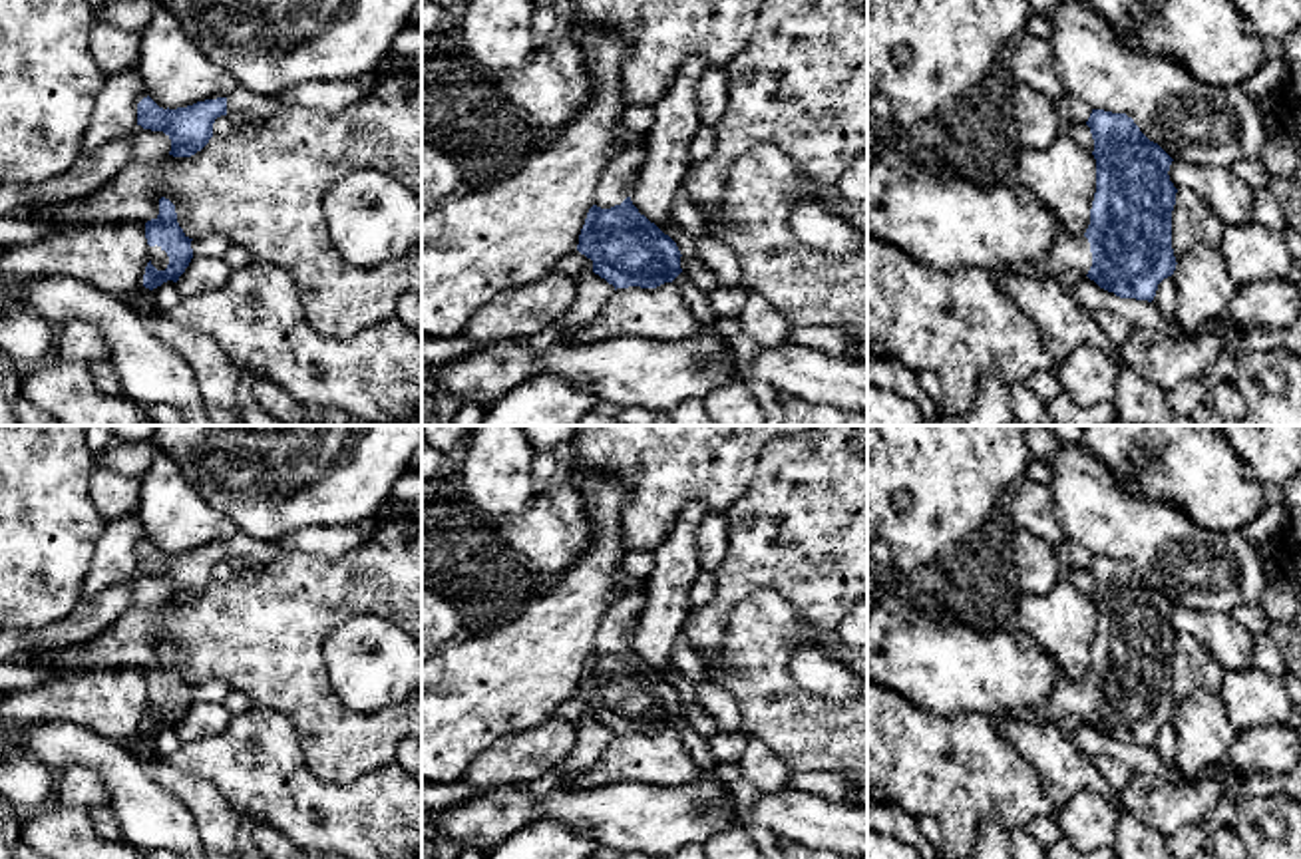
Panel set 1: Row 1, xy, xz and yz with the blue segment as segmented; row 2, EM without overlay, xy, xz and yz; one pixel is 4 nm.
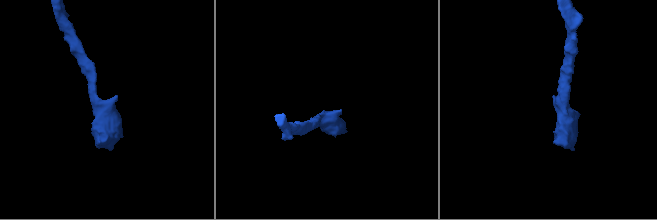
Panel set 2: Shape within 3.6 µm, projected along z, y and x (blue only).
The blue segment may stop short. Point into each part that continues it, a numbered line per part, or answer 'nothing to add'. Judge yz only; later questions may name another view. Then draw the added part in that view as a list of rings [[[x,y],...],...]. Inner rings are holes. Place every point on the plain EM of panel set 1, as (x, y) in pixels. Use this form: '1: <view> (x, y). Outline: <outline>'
1: yz (1069, 702). Outline: [[[1060,680],[1036,720],[1070,726],[1086,722],[1092,712],[1090,688],[1082,680]]]

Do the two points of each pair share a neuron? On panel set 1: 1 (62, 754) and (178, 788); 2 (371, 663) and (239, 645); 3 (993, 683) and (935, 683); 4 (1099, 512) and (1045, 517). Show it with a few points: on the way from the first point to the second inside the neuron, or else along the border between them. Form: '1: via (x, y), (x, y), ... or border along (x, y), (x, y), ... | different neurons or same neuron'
1: border along (140, 762), (191, 814) | different neurons
2: border along (349, 617), (323, 647), (327, 681), (339, 700) | different neurons
3: via (979, 681), (949, 681) | same neuron
4: border along (1043, 484), (1051, 496), (1055, 517), (1071, 539) | different neurons

